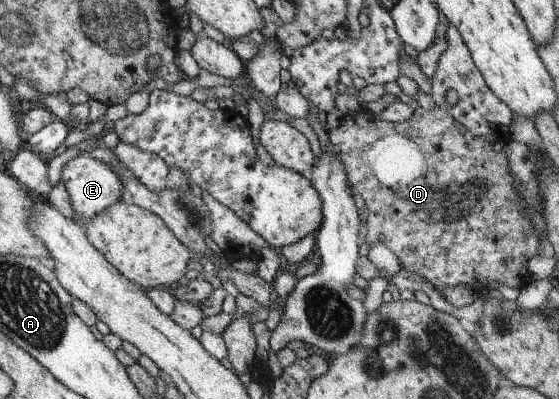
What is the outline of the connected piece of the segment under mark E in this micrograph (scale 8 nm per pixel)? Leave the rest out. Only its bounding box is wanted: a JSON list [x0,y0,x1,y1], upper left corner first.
[60,153,125,222]

